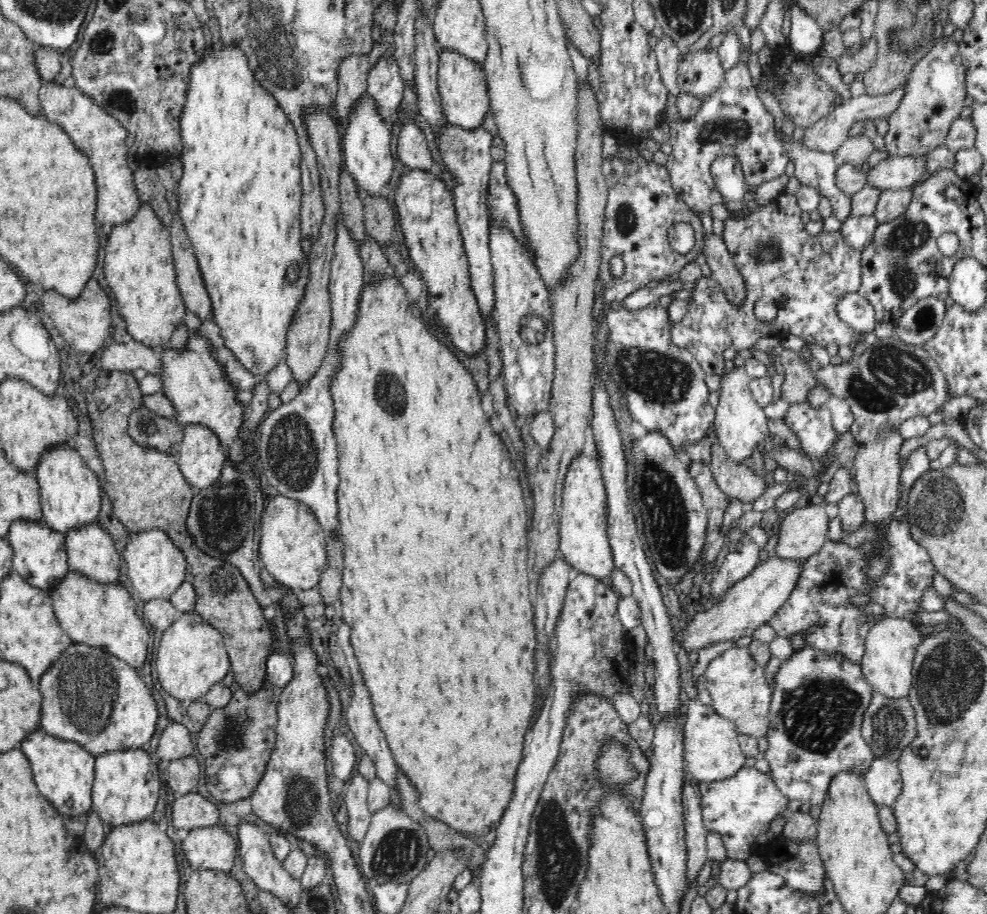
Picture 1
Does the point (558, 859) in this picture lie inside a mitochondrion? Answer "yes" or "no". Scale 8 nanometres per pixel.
yes

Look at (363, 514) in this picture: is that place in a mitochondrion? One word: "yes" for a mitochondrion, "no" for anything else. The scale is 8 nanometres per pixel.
no

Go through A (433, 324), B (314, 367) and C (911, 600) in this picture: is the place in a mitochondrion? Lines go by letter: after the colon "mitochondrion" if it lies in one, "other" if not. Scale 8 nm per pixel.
A: other
B: other
C: other

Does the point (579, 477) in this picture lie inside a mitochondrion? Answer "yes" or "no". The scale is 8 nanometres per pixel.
no

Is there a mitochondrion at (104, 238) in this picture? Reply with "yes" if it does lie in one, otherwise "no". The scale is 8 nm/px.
no

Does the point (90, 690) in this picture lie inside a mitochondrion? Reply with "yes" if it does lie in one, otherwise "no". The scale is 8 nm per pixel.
yes

